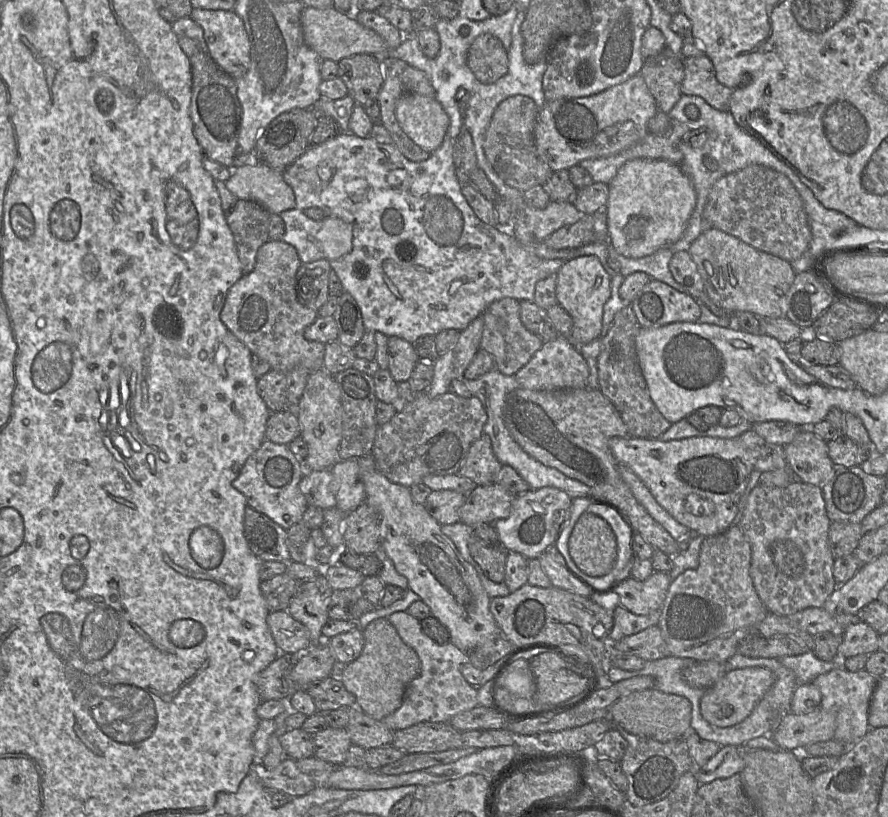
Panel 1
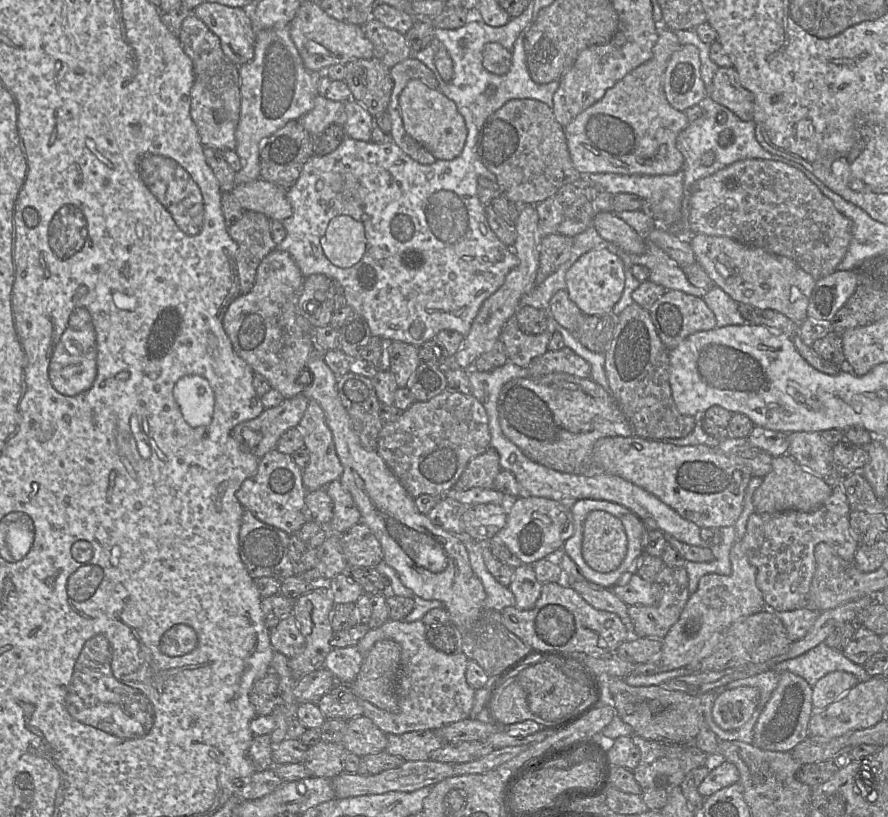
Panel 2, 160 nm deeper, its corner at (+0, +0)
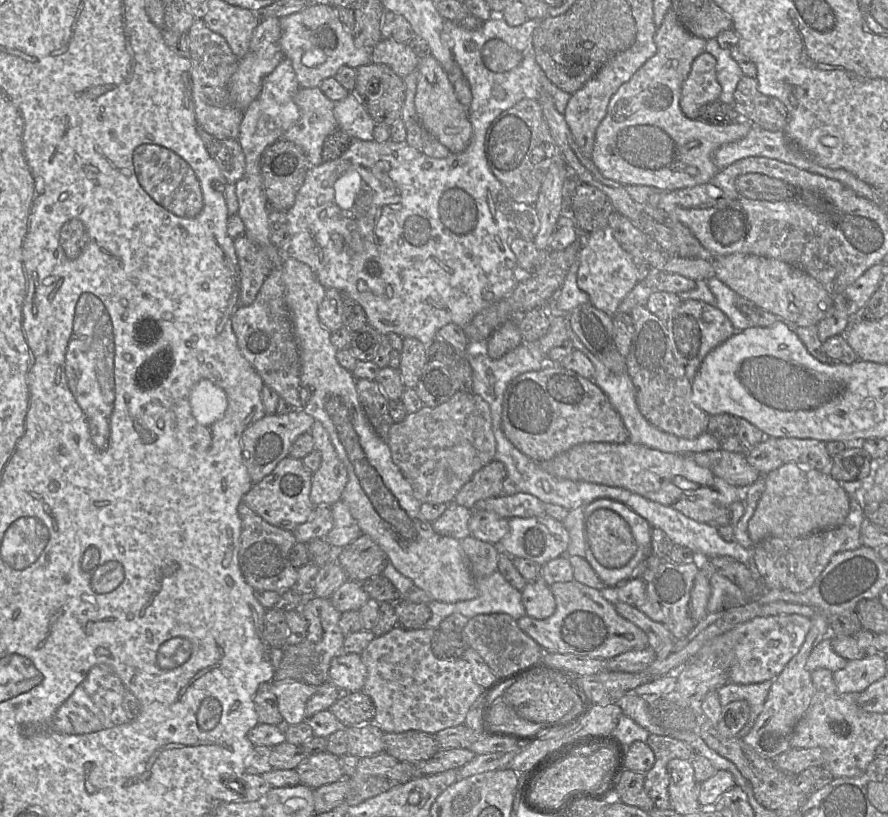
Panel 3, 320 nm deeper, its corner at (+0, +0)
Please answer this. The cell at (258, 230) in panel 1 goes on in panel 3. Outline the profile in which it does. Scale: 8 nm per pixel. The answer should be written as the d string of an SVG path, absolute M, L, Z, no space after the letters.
M247 236L233 241L240 270L239 304L248 306L254 302L273 265L264 249Z

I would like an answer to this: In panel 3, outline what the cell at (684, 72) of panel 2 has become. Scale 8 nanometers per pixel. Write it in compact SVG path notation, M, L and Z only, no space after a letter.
M704 51L695 58L682 84L680 108L686 117L699 119L701 107L718 101L721 91L716 77L716 60Z

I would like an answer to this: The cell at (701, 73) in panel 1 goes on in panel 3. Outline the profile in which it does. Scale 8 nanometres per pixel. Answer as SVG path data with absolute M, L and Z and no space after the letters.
M743 75L734 92L732 106L741 119L751 122L752 126L785 133L786 107L776 97L761 93L755 78Z

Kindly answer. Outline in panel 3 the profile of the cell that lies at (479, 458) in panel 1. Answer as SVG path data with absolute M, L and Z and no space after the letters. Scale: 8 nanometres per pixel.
M494 459L478 470L459 490L454 503L474 510L476 502L501 495L506 477L505 465Z

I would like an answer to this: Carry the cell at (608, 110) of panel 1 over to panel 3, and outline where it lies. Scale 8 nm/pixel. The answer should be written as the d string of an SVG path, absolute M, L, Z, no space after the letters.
M669 9L662 24L656 29L654 41L657 48L655 55L611 97L607 113L596 130L591 160L605 178L624 186L647 185L673 191L709 183L720 171L713 160L714 152L721 146L744 138L752 124L739 120L729 125L716 125L686 117L680 108L682 84L695 58L706 51L706 40L690 34L674 11Z

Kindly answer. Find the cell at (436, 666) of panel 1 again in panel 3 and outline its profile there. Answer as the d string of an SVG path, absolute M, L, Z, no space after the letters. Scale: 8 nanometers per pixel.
M400 625L376 636L362 651L366 668L362 691L375 705L374 723L383 733L409 730L432 734L464 724L466 715L482 694L472 676L470 664L464 659L440 660L431 650L434 631L429 627L406 629Z

